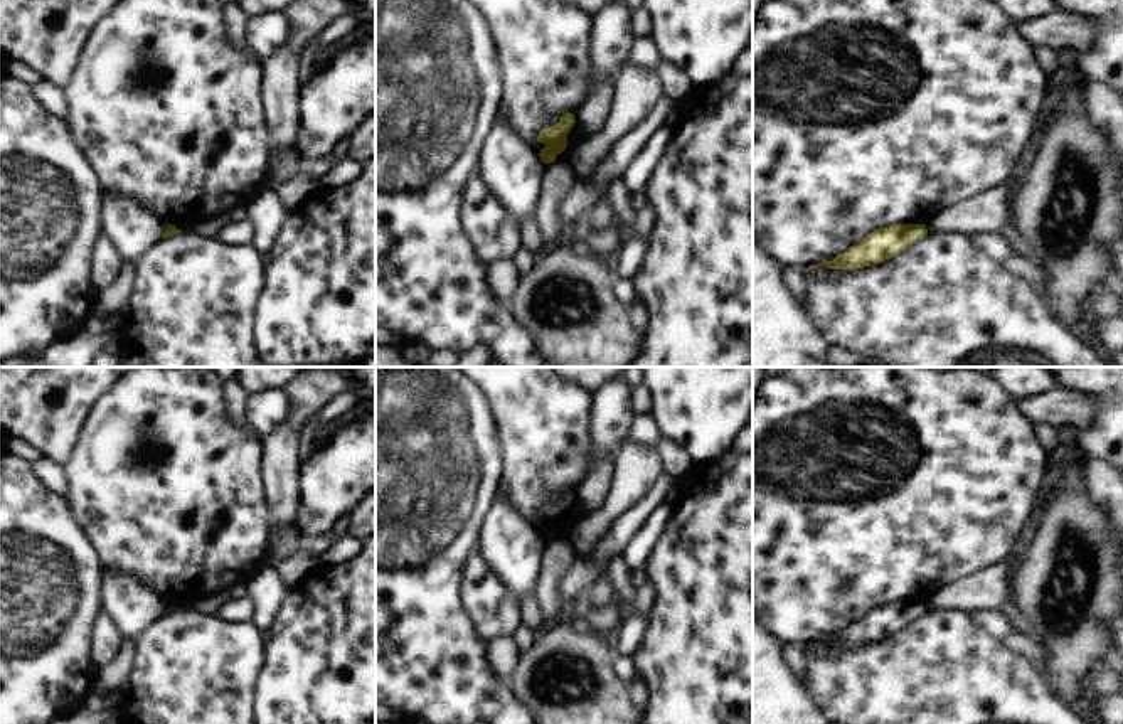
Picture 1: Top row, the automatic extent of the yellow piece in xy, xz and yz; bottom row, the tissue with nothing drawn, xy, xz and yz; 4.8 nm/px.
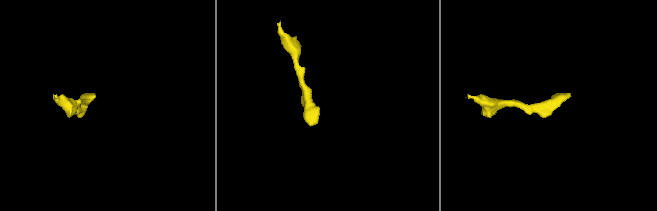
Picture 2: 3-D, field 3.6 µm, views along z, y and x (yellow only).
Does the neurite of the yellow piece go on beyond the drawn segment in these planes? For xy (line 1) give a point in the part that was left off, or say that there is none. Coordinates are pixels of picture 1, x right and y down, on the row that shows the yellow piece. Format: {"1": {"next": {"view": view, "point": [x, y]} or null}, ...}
{"1": {"next": null}}

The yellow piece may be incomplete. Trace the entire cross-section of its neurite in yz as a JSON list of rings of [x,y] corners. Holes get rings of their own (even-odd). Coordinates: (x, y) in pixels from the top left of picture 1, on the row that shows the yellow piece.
[[[892,224],[889,227],[879,227],[867,234],[859,244],[838,254],[833,261],[822,261],[803,271],[808,273],[817,266],[825,266],[828,269],[855,269],[881,264],[911,248],[924,236],[928,236],[924,224]]]

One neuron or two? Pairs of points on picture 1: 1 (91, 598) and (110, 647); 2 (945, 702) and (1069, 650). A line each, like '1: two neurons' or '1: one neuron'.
1: two neurons
2: two neurons

